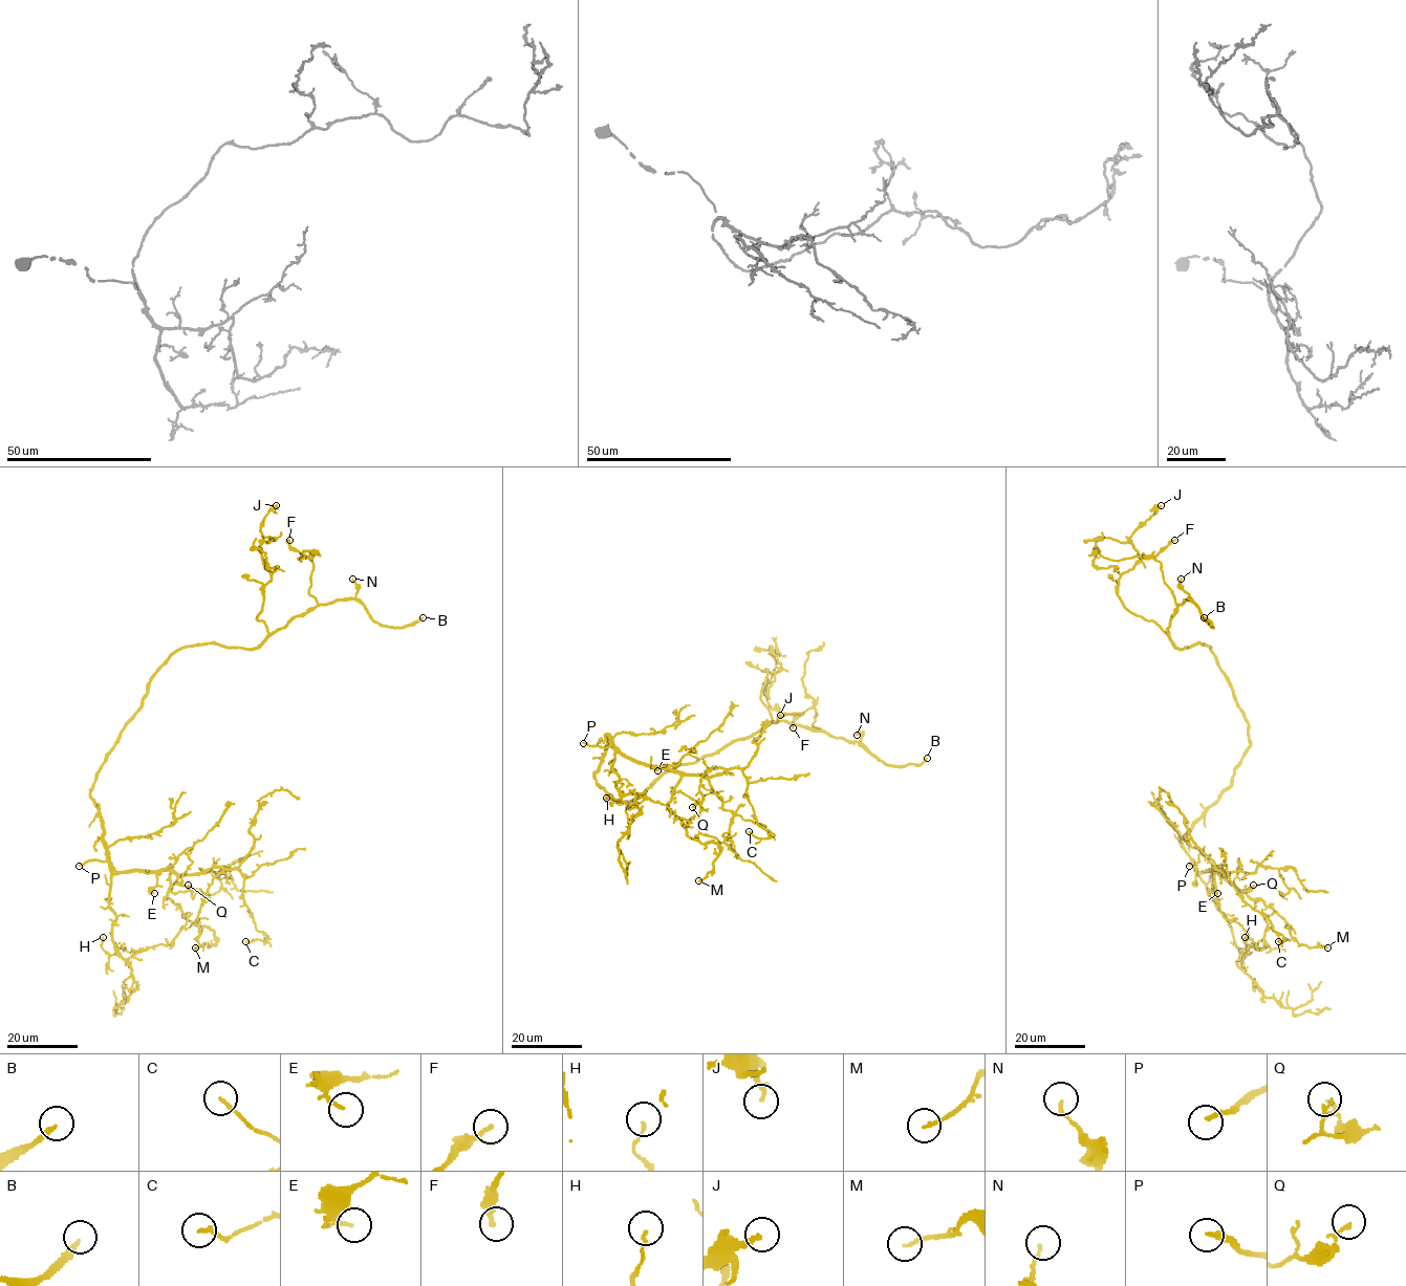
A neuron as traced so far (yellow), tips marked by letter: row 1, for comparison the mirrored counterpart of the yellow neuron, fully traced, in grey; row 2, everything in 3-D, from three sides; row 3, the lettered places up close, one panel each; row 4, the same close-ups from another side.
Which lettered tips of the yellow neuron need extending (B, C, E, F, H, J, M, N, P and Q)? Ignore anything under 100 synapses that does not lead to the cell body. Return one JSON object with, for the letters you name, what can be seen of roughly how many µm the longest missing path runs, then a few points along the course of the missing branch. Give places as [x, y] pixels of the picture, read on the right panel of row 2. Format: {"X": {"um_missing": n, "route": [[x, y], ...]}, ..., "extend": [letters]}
{"B": {"um_missing": 100, "route": [[1204, 617], [1181, 594], [1164, 616], [1148, 611], [1119, 587], [1133, 568], [1116, 548], [1087, 544], [1064, 566]]}, "P": {"um_missing": 60, "route": [[1189, 866], [1188, 876], [1173, 885], [1158, 858], [1138, 865], [1122, 841]]}, "extend": ["B", "P"]}

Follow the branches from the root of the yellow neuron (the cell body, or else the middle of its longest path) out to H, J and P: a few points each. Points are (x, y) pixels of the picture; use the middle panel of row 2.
H: (619, 803), (595, 776), (608, 736), (620, 799), (610, 803), (606, 798)
J: (619, 803), (768, 725), (766, 671), (775, 680), (764, 695), (780, 715)
P: (619, 803), (597, 783), (595, 776), (608, 736), (608, 747), (583, 743)

